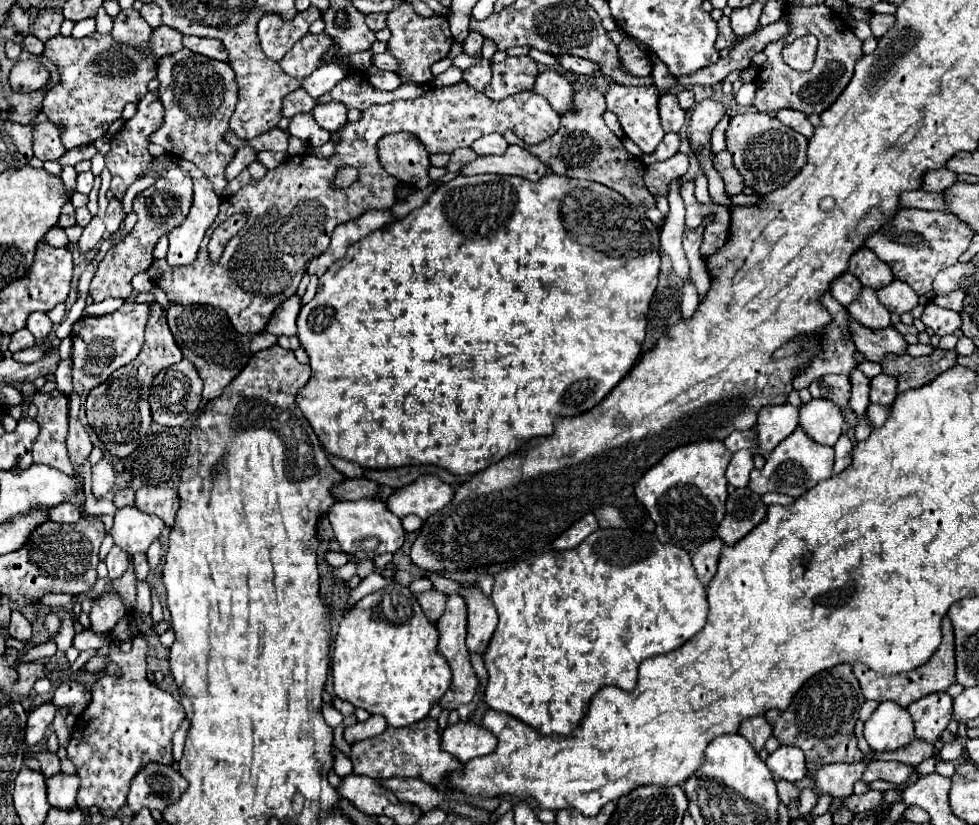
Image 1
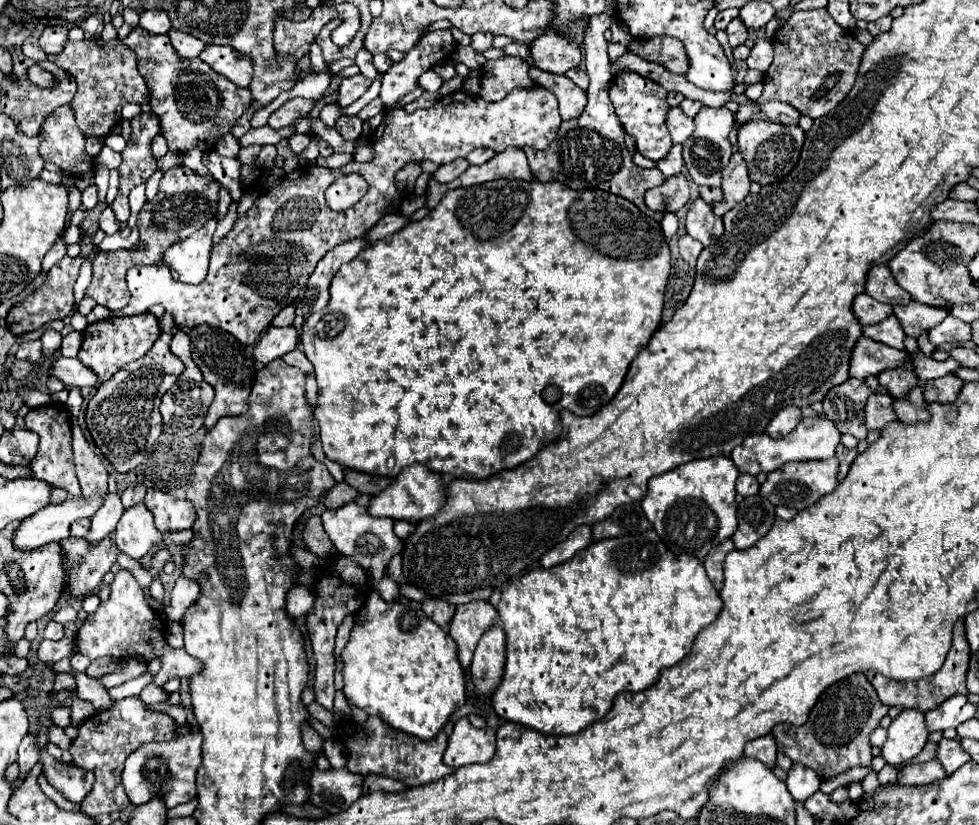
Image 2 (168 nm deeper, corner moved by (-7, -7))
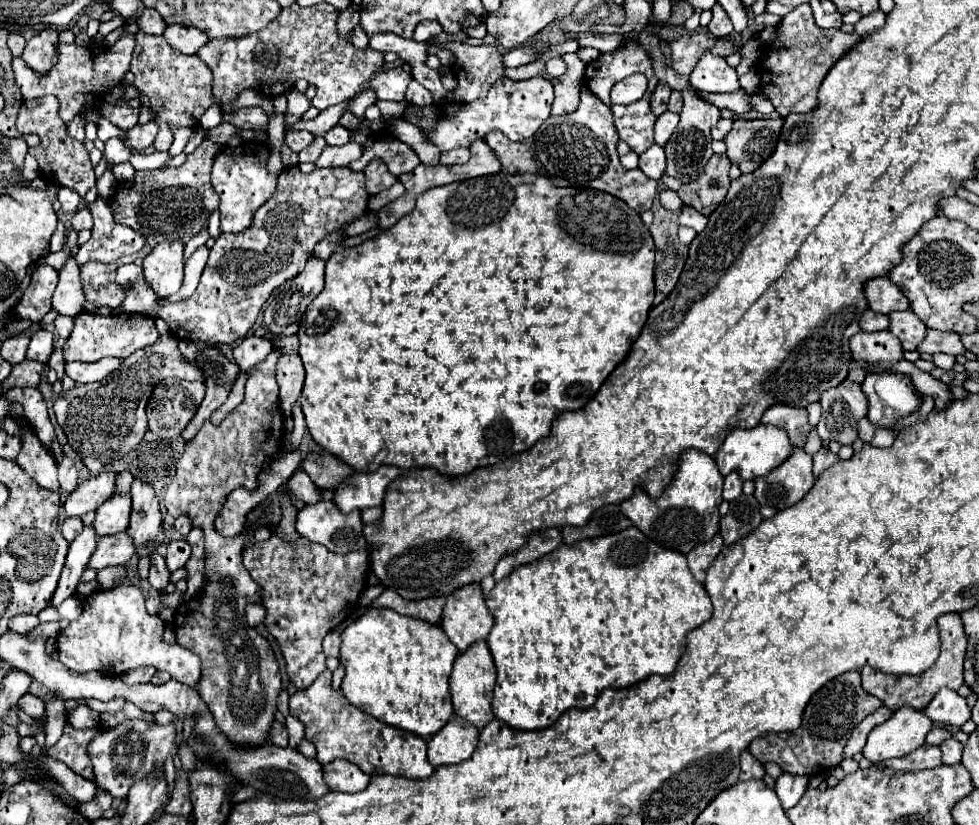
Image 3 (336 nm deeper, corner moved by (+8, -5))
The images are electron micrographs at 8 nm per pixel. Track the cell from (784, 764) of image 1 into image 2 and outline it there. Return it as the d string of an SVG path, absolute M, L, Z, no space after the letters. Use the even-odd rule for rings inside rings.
M794 763L788 771L786 787L796 801L806 801L812 793L818 791L820 777L814 775L814 771L810 767L800 767Z

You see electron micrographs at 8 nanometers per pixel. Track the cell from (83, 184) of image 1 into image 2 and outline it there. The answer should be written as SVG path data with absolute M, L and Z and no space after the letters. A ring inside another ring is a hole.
M90 185L82 191L82 205L84 205L84 209L94 209L96 203L98 203L98 189L96 189L96 185Z

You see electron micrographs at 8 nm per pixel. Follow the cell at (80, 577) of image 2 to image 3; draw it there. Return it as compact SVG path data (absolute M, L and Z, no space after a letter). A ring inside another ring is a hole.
M129 533L101 537L101 541L89 561L89 567L103 569L109 565L125 565L135 553L137 553L137 549L135 549L133 537L129 537Z

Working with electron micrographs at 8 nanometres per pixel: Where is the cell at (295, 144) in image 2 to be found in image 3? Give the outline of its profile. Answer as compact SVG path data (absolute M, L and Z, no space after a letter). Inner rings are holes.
M289 131L287 133L287 137L285 137L285 143L295 151L295 153L299 153L299 151L303 151L305 147L309 147L311 143L313 143L313 139L315 139L315 135L313 133L309 133L309 131Z

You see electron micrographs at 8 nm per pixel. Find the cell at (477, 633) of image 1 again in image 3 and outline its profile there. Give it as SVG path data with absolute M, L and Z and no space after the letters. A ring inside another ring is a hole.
M477 641L473 643L467 651L463 651L453 669L449 679L449 688L455 713L463 719L467 719L471 725L475 725L477 729L483 729L495 715L491 709L491 699L493 699L493 687L495 687L495 665L491 659L491 653L487 649L485 641Z

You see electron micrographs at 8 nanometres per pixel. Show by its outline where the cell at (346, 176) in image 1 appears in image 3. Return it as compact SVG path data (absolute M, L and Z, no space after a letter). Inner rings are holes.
M389 139L389 141L375 141L371 147L365 147L361 159L351 163L349 167L355 171L361 171L367 165L367 161L373 161L375 157L383 157L389 171L395 175L409 173L419 165L419 157L409 145L397 139Z

